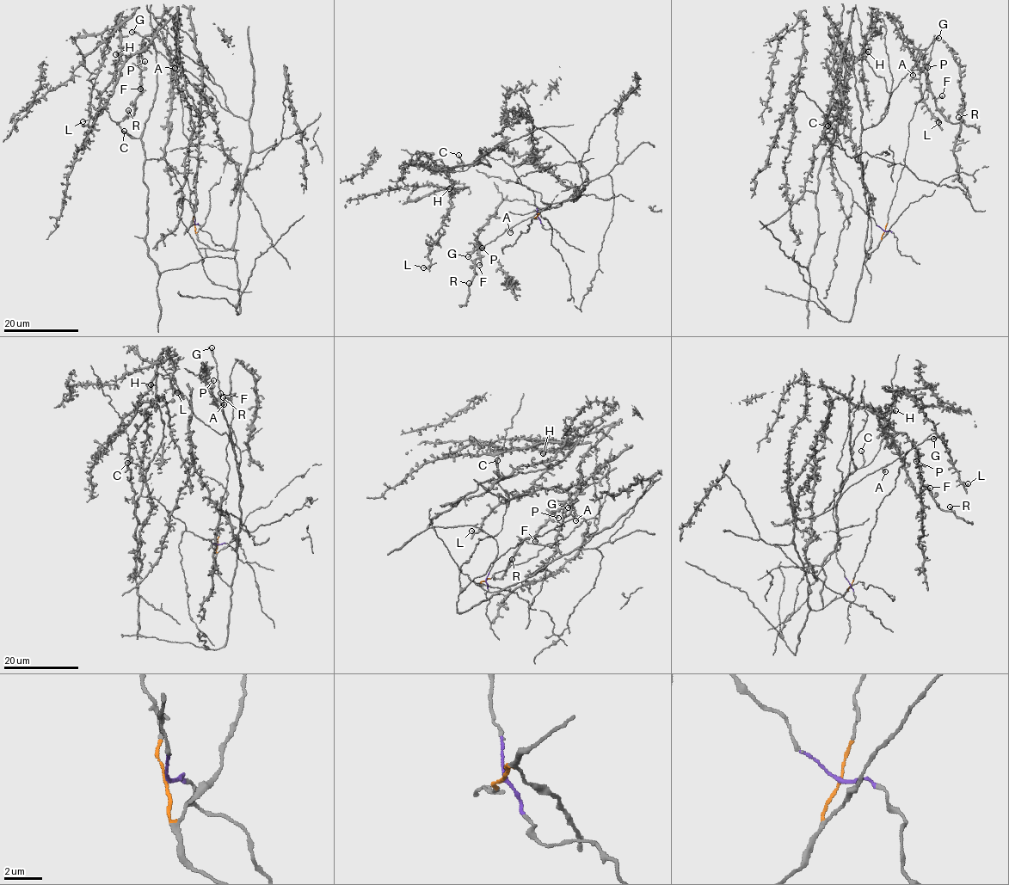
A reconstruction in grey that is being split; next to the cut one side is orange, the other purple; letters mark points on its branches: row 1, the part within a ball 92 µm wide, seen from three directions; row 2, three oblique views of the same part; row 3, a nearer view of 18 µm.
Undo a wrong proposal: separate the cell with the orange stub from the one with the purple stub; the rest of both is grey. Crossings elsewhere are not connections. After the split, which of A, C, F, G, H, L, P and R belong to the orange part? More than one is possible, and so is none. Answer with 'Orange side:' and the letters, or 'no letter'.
Orange side: A, F, G, P, R

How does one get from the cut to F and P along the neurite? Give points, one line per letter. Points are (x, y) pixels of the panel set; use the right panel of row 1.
F: (884, 231), (867, 258), (862, 132), (885, 116), (891, 93), (925, 47), (928, 91), (936, 98), (943, 95)
P: (884, 231), (867, 258), (861, 132), (885, 116), (891, 93), (925, 47), (928, 67)

